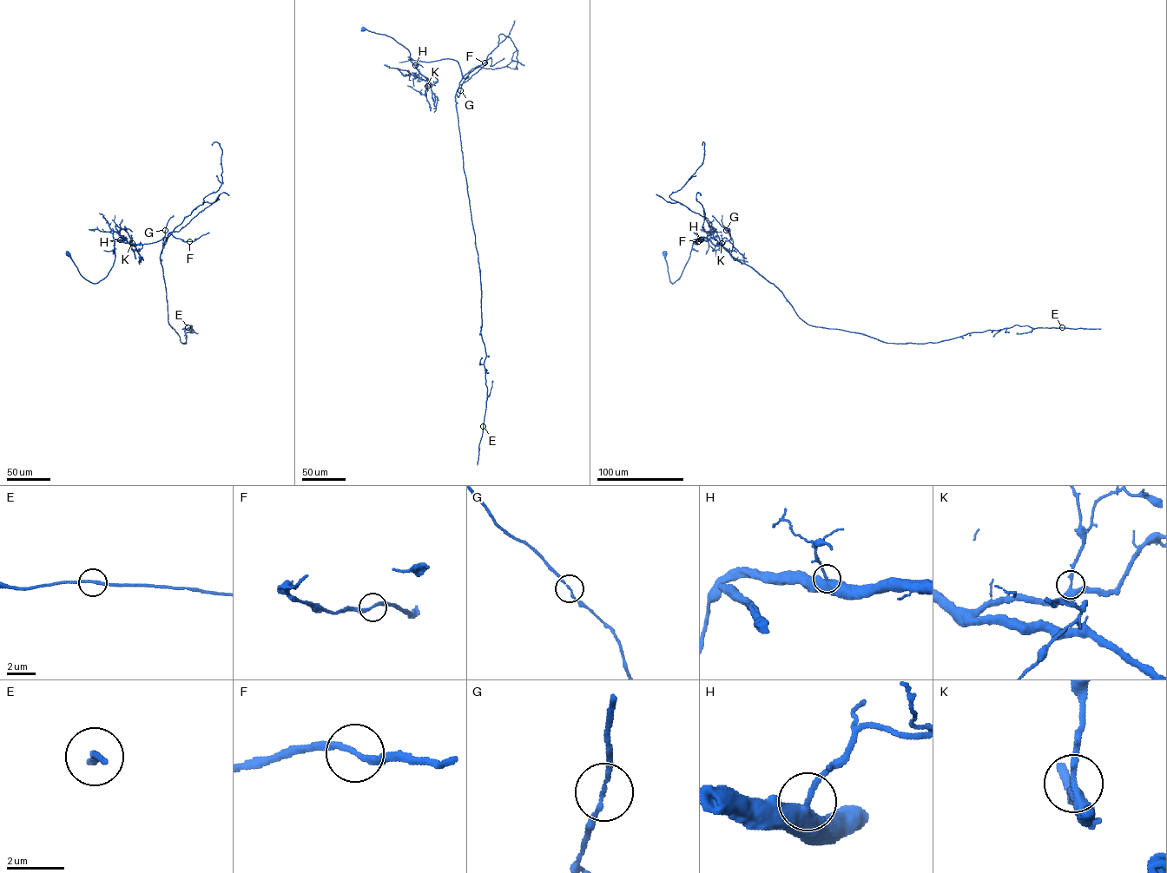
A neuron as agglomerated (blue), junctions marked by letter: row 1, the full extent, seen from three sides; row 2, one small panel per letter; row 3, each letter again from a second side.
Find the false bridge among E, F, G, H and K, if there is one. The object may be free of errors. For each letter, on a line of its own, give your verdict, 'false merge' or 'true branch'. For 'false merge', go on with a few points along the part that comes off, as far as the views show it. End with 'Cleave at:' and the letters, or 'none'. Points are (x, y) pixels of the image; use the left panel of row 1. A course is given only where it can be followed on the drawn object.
E: true branch
F: true branch
G: true branch
H: true branch
K: true branch
Cleave at: none

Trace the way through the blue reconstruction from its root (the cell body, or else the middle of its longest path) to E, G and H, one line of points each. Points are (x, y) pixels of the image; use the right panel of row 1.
E: (665, 253), (673, 283), (693, 241), (714, 238), (808, 324), (886, 343), (1062, 327)
G: (665, 253), (673, 283), (694, 240), (696, 244), (700, 237), (714, 238), (731, 252), (732, 239), (726, 230)
H: (665, 253), (669, 280), (673, 283), (681, 275), (693, 240), (701, 239)

